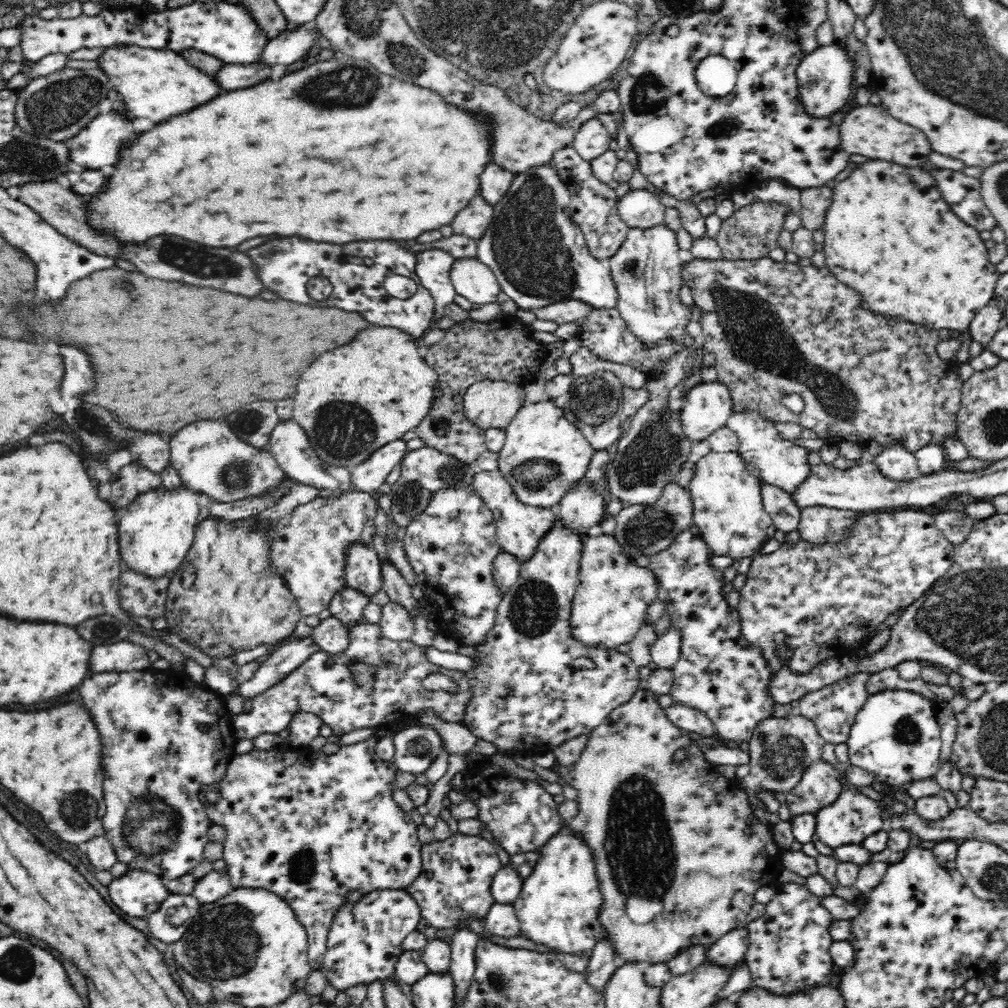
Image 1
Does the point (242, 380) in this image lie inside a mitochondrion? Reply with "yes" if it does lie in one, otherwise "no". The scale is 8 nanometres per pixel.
no

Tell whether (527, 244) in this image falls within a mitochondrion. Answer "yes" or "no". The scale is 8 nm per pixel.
yes

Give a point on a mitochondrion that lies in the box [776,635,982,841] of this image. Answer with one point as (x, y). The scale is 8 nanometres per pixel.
(907, 731)

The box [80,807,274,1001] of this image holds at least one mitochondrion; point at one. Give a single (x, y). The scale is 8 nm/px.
(227, 942)

